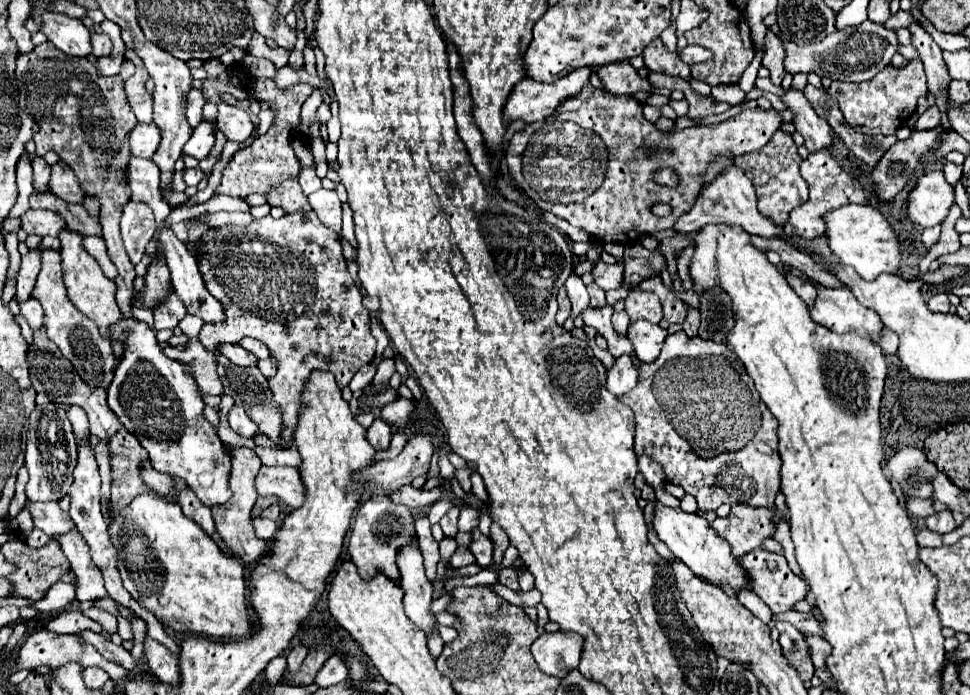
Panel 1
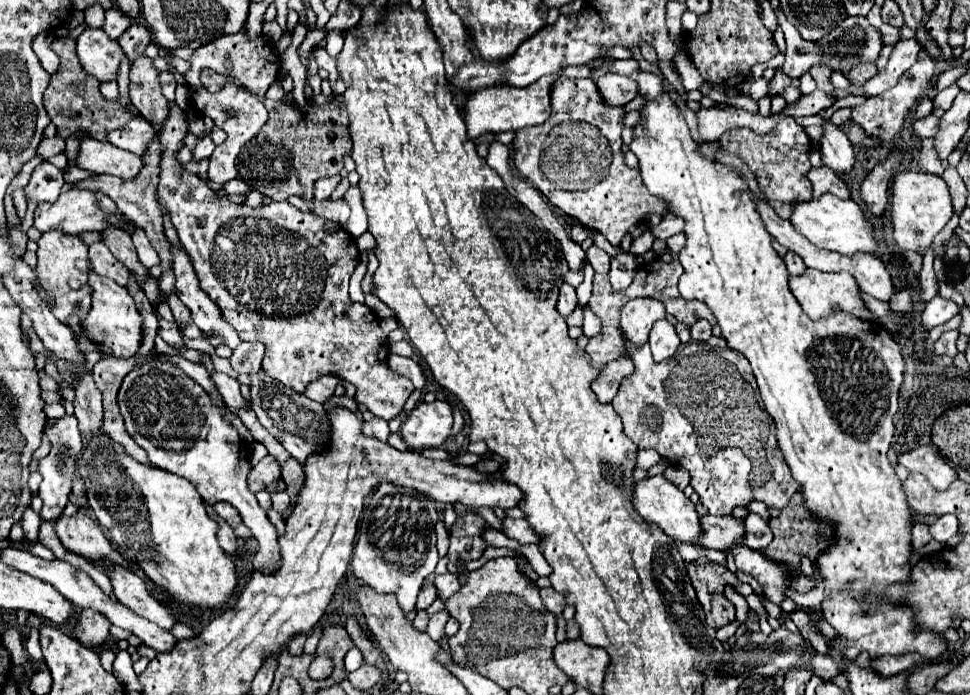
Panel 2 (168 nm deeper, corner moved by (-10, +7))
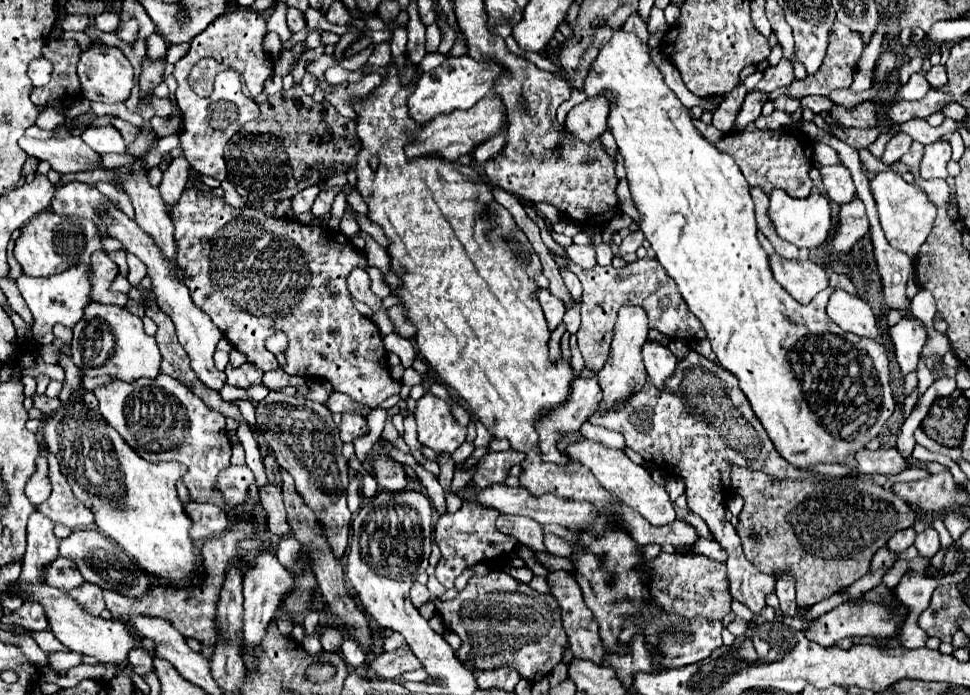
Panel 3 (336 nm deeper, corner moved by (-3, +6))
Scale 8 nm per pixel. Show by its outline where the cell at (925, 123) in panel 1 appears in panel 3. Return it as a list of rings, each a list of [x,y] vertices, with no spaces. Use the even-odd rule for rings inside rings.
[[[897,134],[897,136],[893,136],[889,142],[887,142],[887,146],[885,146],[885,152],[883,152],[883,156],[881,156],[881,160],[883,160],[883,164],[893,164],[893,162],[897,162],[909,148],[911,148],[911,136],[907,136],[907,134]]]

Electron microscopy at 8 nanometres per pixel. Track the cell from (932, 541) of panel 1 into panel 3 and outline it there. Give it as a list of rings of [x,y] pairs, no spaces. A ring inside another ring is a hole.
[[[907,528],[907,530],[903,530],[903,532],[897,532],[897,534],[887,542],[887,548],[889,548],[891,552],[895,552],[895,554],[901,554],[903,550],[907,550],[907,548],[913,544],[913,540],[915,540],[915,532],[913,532],[913,528]]]

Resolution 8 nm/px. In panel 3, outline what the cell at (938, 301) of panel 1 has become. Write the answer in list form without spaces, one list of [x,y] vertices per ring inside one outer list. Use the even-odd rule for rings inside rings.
[[[903,318],[889,330],[889,336],[895,346],[895,360],[901,374],[915,372],[919,362],[919,352],[925,344],[925,330],[919,322]]]

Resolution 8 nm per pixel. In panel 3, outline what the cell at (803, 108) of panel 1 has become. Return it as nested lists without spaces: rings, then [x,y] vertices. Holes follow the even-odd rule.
[[[841,164],[823,166],[821,178],[823,178],[823,184],[825,184],[825,196],[831,202],[843,206],[843,204],[849,204],[851,200],[857,198],[855,184],[853,184],[853,178],[851,178],[847,166],[841,166]]]

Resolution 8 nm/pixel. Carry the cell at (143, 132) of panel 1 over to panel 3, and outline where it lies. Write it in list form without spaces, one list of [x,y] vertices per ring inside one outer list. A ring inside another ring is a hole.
[[[89,126],[81,134],[81,140],[97,154],[109,154],[109,152],[121,154],[125,150],[125,142],[113,126]]]

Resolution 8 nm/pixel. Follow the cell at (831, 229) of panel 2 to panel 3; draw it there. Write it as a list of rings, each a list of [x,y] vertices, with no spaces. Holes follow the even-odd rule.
[[[775,188],[769,194],[767,214],[769,214],[777,234],[783,240],[795,244],[797,248],[809,248],[811,250],[811,248],[819,248],[819,246],[823,246],[823,242],[827,242],[827,232],[831,228],[831,206],[823,194],[811,194],[809,198],[797,200],[797,198],[791,198],[785,190]]]

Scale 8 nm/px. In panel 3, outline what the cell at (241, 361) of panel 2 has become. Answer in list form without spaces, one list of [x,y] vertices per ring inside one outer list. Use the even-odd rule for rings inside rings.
[[[243,364],[241,368],[227,366],[225,374],[227,374],[229,386],[237,386],[237,388],[243,388],[243,390],[247,390],[249,386],[261,384],[261,378],[263,378],[263,370],[251,366],[251,364]]]

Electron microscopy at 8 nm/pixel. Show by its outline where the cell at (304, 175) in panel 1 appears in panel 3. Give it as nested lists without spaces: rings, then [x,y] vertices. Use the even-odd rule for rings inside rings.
[[[309,186],[309,188],[305,188],[303,192],[295,194],[295,196],[291,198],[293,214],[299,216],[299,214],[303,214],[303,212],[309,212],[311,206],[313,206],[313,202],[315,202],[315,198],[317,198],[317,194],[319,194],[319,186]]]

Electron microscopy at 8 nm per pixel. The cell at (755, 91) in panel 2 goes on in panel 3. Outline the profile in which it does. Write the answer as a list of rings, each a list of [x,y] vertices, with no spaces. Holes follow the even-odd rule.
[[[739,84],[735,90],[731,90],[731,92],[727,94],[727,100],[723,100],[723,102],[719,104],[719,108],[717,108],[715,114],[713,114],[713,126],[715,126],[717,130],[729,132],[729,130],[733,128],[733,122],[735,122],[735,118],[737,118],[737,114],[739,114],[739,108],[741,108],[741,104],[743,104],[745,94],[747,94],[745,86]]]

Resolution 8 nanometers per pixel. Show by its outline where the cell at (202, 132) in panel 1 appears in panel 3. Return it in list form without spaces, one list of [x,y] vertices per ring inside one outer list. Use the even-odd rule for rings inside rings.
[[[181,156],[181,158],[175,158],[173,164],[163,172],[159,192],[161,192],[161,196],[169,208],[173,208],[175,202],[179,200],[179,196],[183,194],[187,178],[189,178],[189,170],[191,170],[189,162]]]

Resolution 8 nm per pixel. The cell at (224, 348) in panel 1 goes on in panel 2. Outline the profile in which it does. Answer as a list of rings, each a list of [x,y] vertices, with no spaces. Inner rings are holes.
[[[172,249],[174,251],[174,273],[176,273],[176,289],[180,301],[192,311],[194,323],[202,331],[216,331],[214,337],[222,339],[226,347],[234,349],[242,341],[238,339],[238,333],[222,319],[222,311],[210,301],[210,297],[200,289],[198,277],[192,269],[192,263],[186,253]]]

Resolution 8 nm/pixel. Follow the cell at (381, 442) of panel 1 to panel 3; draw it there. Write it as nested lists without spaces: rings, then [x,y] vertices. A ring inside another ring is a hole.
[[[345,412],[343,420],[339,424],[339,434],[343,442],[353,442],[355,438],[361,438],[363,432],[367,428],[367,422],[363,416],[353,414],[353,412]]]

